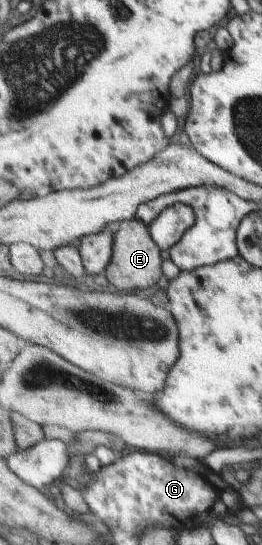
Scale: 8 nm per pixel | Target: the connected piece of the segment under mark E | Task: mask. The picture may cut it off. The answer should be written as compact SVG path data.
M137 218L118 224L115 233L114 257L107 269L107 277L111 284L120 291L131 290L132 287L146 289L162 285L165 282L164 252L152 237L151 226Z

